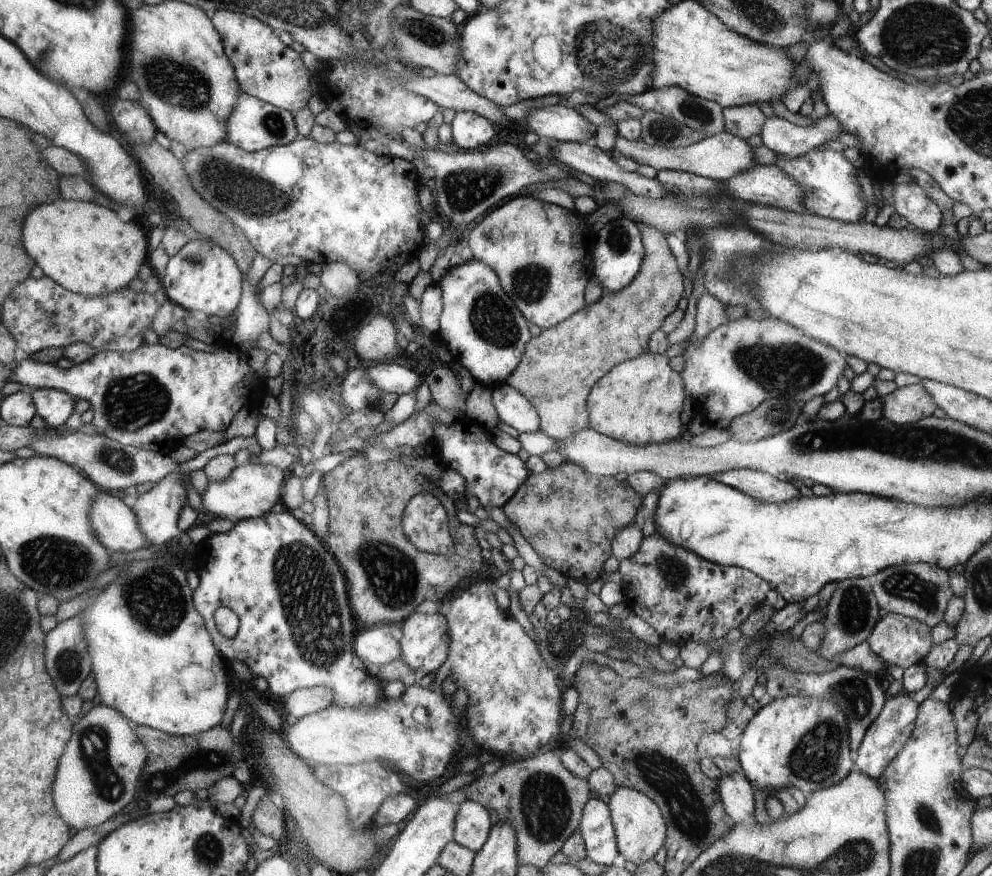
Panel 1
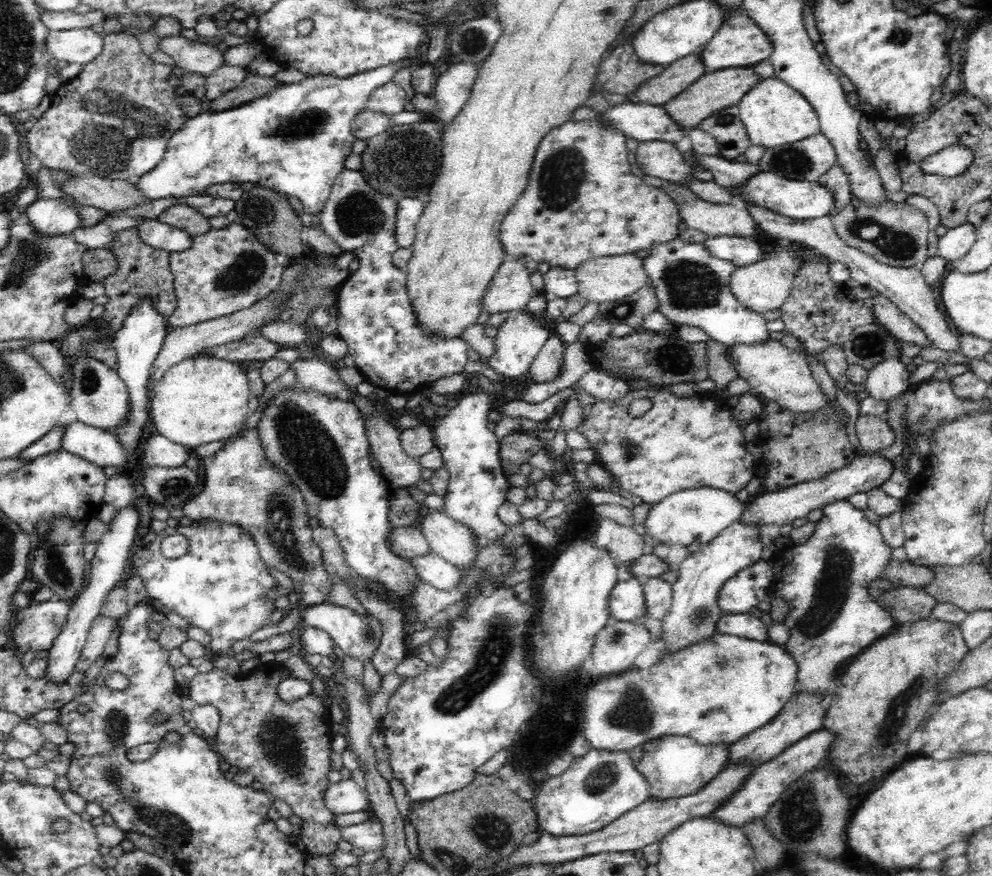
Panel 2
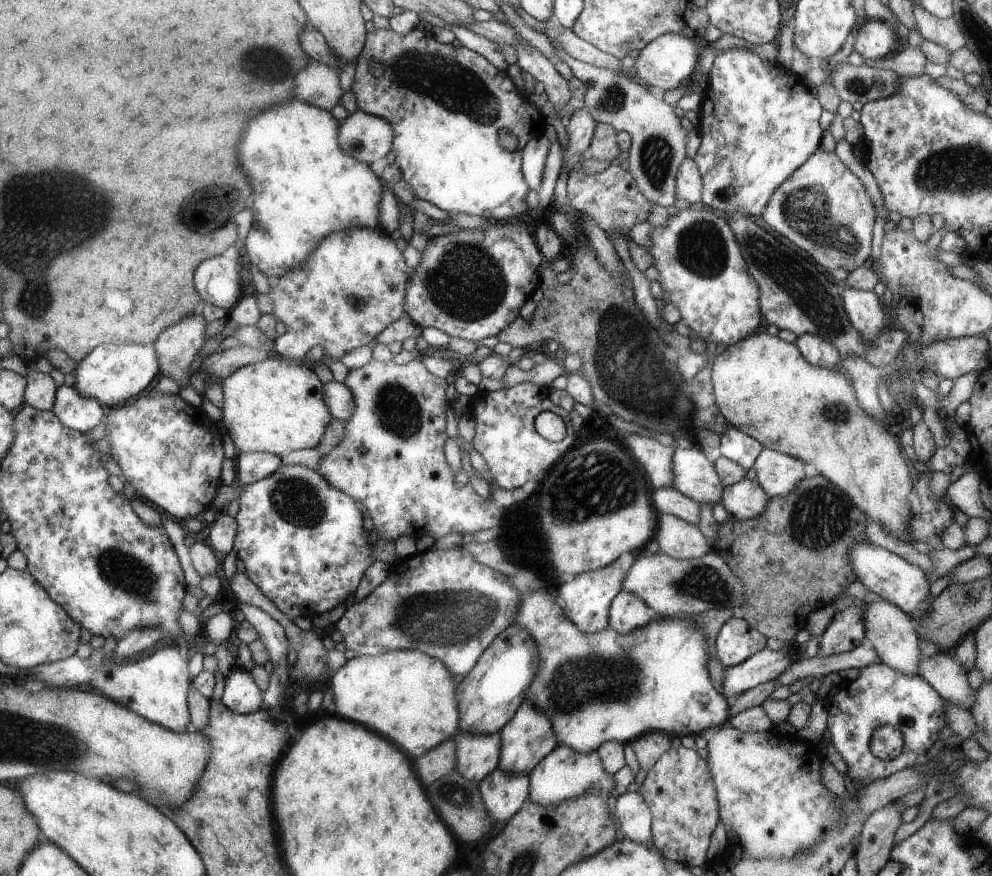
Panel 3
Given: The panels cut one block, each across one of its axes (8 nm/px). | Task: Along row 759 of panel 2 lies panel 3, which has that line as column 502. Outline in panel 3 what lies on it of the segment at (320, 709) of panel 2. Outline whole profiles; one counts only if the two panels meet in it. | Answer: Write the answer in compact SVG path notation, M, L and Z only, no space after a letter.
M510 220L490 226L487 231L479 229L454 230L454 234L431 237L423 250L422 263L412 273L406 290L406 314L422 328L434 326L448 336L478 342L488 336L497 336L506 326L518 318L520 306L530 300L540 288L542 254L536 246L528 224Z

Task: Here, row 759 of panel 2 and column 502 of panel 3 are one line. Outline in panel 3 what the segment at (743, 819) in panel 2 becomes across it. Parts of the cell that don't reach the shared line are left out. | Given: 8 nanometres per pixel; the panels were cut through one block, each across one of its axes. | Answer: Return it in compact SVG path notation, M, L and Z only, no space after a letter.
M498 768L479 782L486 812L494 822L504 824L514 813L520 812L529 800L530 788L528 774L502 772Z

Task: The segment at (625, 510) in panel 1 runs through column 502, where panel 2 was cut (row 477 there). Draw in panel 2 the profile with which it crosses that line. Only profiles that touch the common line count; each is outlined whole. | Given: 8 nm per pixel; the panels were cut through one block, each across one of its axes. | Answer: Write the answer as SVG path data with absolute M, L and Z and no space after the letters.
M517 429L501 441L500 458L506 477L518 473L522 464L528 463L534 454L544 447L543 441L528 429Z

